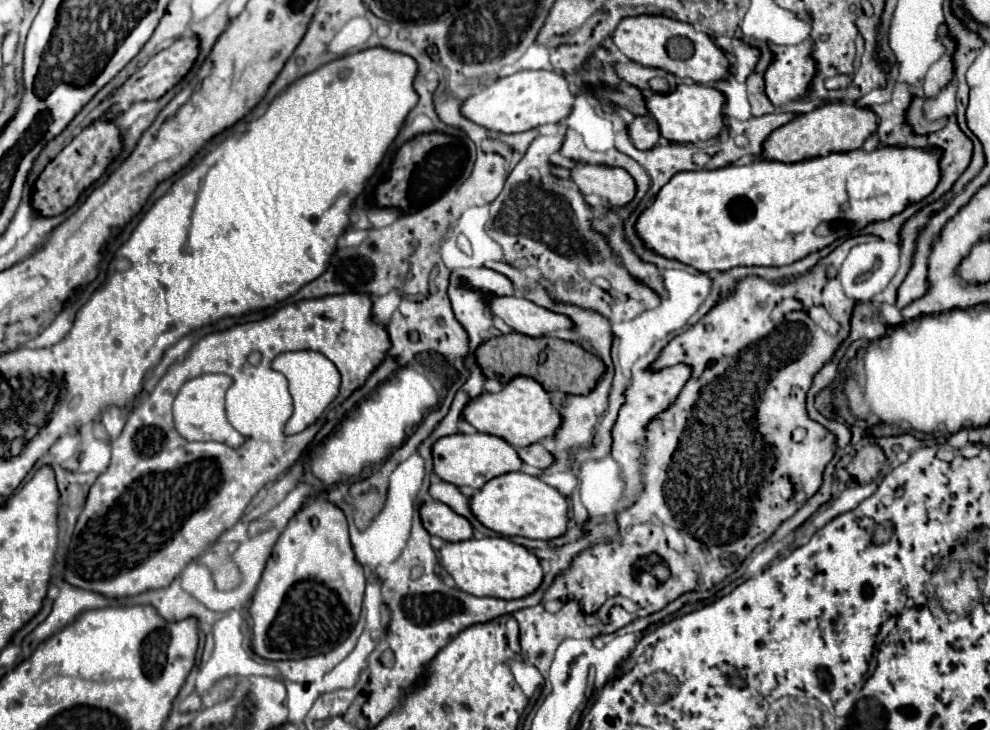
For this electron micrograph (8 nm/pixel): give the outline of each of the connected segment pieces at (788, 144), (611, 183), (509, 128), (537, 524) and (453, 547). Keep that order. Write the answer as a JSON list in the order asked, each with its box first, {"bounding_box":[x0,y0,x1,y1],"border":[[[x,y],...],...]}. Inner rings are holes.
[{"bounding_box":[761,104,875,164],"border":[[[825,104],[815,108],[809,114],[795,116],[789,124],[777,128],[771,132],[761,150],[763,160],[775,160],[775,162],[785,162],[785,164],[795,164],[803,160],[811,160],[817,156],[829,156],[833,152],[853,152],[863,146],[863,142],[875,132],[875,114],[867,108],[857,108],[853,104]]]},{"bounding_box":[569,164,635,206],"border":[[[577,164],[569,170],[583,196],[597,194],[611,206],[623,206],[635,196],[635,182],[627,170],[605,164]]]},{"bounding_box":[461,70,573,134],"border":[[[525,70],[499,78],[489,86],[471,94],[461,104],[461,114],[489,132],[511,134],[511,132],[531,130],[539,124],[559,122],[571,112],[571,104],[573,104],[573,94],[569,92],[569,84],[561,74],[549,70],[535,70],[535,72]]]},{"bounding_box":[469,472,567,540],"border":[[[507,472],[491,478],[479,492],[469,498],[469,508],[475,518],[489,530],[503,536],[525,536],[553,540],[567,530],[567,500],[555,488],[537,476],[523,472]]]},{"bounding_box":[437,538,543,598],"border":[[[471,538],[461,542],[447,542],[437,550],[441,568],[453,576],[455,586],[473,596],[493,596],[493,598],[521,598],[531,594],[543,580],[543,570],[539,558],[535,558],[527,548],[513,544],[507,538]]]}]

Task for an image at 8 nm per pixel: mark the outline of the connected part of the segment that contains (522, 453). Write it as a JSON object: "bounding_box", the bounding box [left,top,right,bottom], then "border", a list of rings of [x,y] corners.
{"bounding_box":[517,444,553,468],"border":[[[529,444],[525,448],[517,448],[517,454],[525,464],[537,466],[537,468],[547,468],[553,462],[551,454],[541,444]]]}

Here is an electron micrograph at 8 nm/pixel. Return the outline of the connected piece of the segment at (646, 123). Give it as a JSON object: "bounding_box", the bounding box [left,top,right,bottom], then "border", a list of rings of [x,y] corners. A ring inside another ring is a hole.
{"bounding_box":[627,114,661,150],"border":[[[645,114],[645,116],[635,116],[633,122],[627,124],[627,132],[629,132],[629,138],[635,148],[647,150],[657,144],[661,134],[657,132],[657,122],[655,124],[653,122],[655,122],[653,116]]]}

